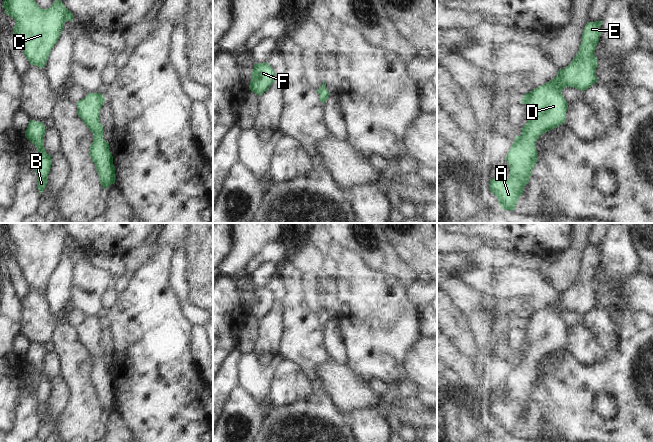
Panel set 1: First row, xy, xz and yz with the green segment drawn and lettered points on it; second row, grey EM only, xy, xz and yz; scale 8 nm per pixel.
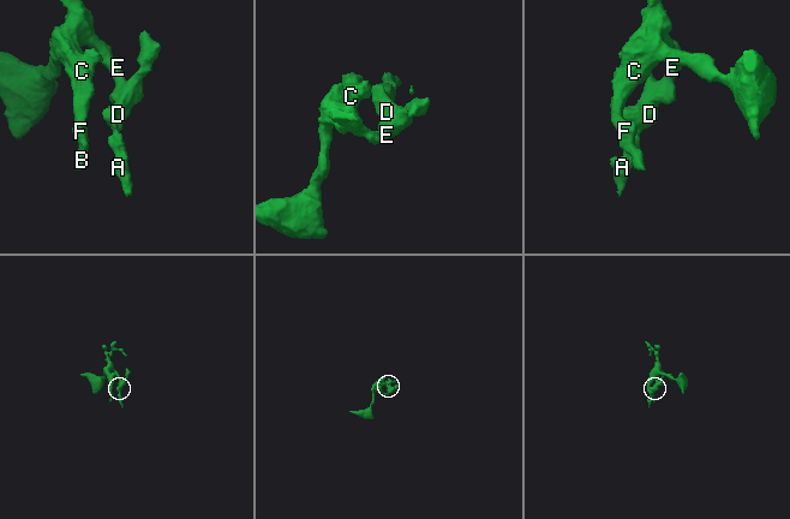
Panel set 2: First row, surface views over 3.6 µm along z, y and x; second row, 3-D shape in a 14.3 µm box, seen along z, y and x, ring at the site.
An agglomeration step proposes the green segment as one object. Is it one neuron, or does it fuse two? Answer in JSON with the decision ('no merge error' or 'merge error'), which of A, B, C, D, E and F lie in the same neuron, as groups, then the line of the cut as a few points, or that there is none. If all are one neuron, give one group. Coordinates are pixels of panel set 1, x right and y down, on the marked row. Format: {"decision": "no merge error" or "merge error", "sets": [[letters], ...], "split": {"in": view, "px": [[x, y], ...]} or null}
{"decision": "no merge error", "sets": [["A", "B", "C", "D", "E", "F"]], "split": null}

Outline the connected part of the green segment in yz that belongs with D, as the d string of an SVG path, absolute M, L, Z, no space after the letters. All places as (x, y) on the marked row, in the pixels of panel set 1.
M602 20L587 22L577 55L557 76L546 84L526 93L521 103L528 109L528 122L506 156L510 177L490 180L490 191L497 197L501 209L514 211L523 189L530 180L538 160L536 141L547 131L566 120L568 103L561 94L566 87L585 91L597 82L595 48L601 35Z

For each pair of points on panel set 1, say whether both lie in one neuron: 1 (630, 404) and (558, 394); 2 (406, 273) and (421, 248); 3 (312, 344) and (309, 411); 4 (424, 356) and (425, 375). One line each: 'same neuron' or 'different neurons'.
1: same neuron
2: different neurons
3: same neuron
4: same neuron

